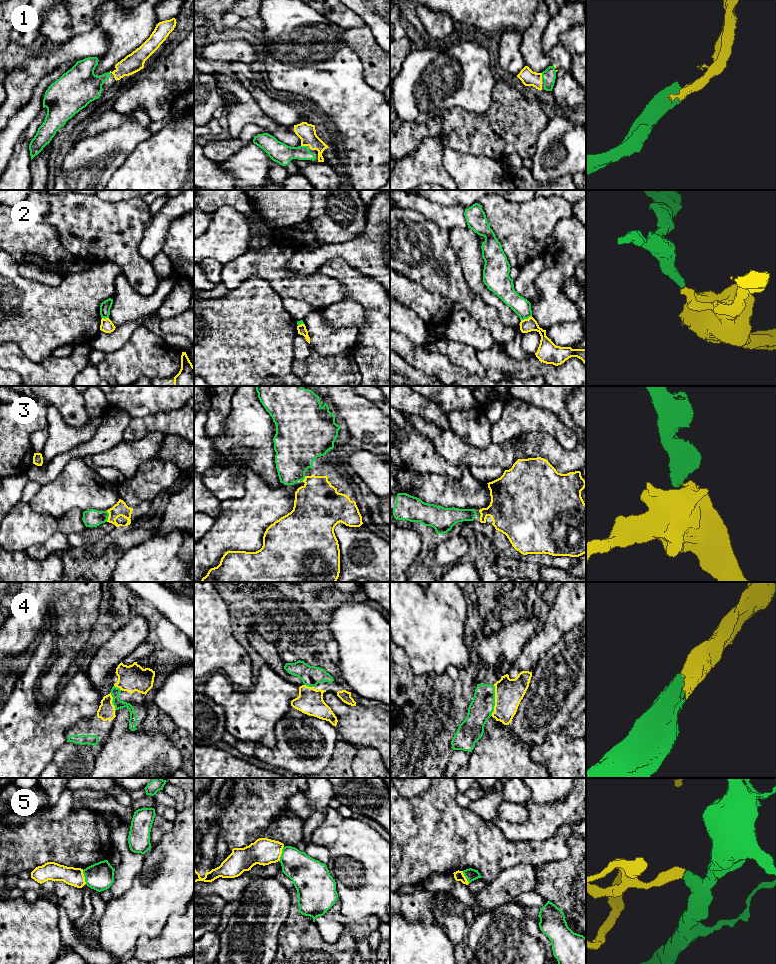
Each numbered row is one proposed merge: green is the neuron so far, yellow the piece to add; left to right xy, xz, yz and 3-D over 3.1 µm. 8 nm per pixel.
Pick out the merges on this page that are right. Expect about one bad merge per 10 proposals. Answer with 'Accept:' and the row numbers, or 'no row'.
Accept: 1, 3, 4

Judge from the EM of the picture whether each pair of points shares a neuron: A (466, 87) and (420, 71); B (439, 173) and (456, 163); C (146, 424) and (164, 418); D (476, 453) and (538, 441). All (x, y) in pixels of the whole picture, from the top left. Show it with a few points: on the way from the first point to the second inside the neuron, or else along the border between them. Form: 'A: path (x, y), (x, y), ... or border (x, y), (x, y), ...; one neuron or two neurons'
A: path (455, 76), (431, 76); one neuron
B: border (443, 147), (442, 164), (453, 179); two neurons
C: path (150, 423), (160, 422); one neuron
D: path (491, 454), (506, 454), (511, 450), (523, 447); one neuron

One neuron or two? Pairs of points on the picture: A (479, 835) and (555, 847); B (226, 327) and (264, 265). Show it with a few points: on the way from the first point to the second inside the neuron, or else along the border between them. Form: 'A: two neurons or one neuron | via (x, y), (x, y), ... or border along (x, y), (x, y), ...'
A: one neuron | via (498, 852), (536, 852)
B: two neurons | border along (236, 287), (251, 277), (259, 276), (275, 292)

